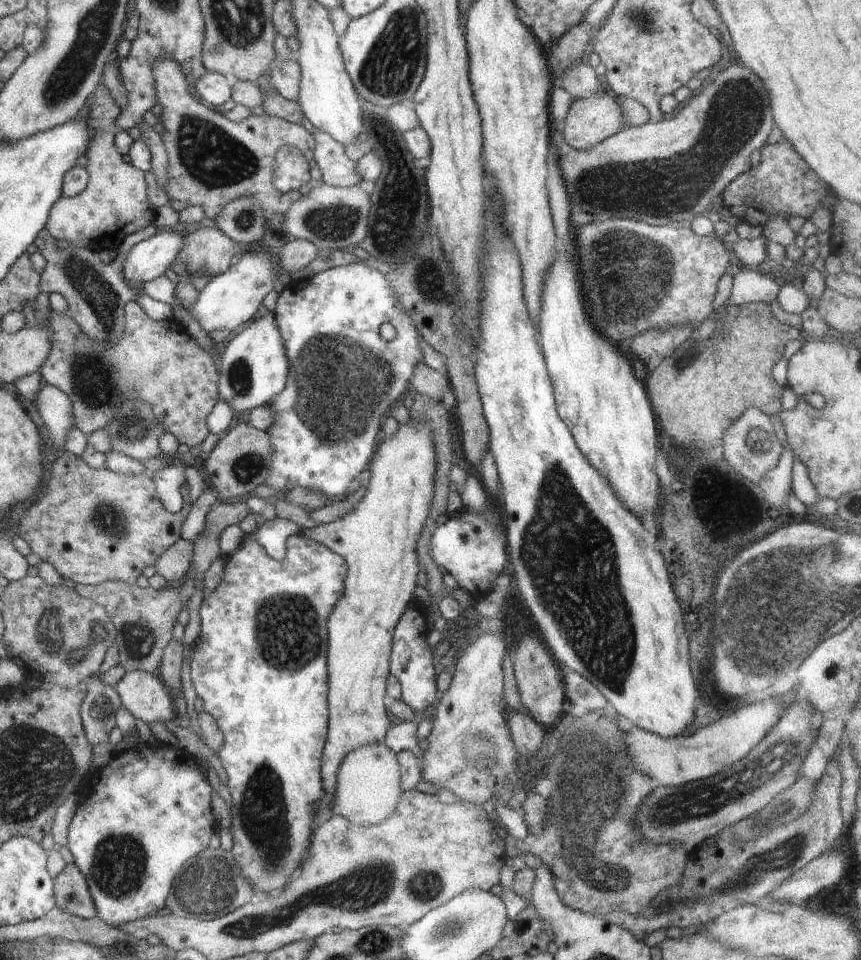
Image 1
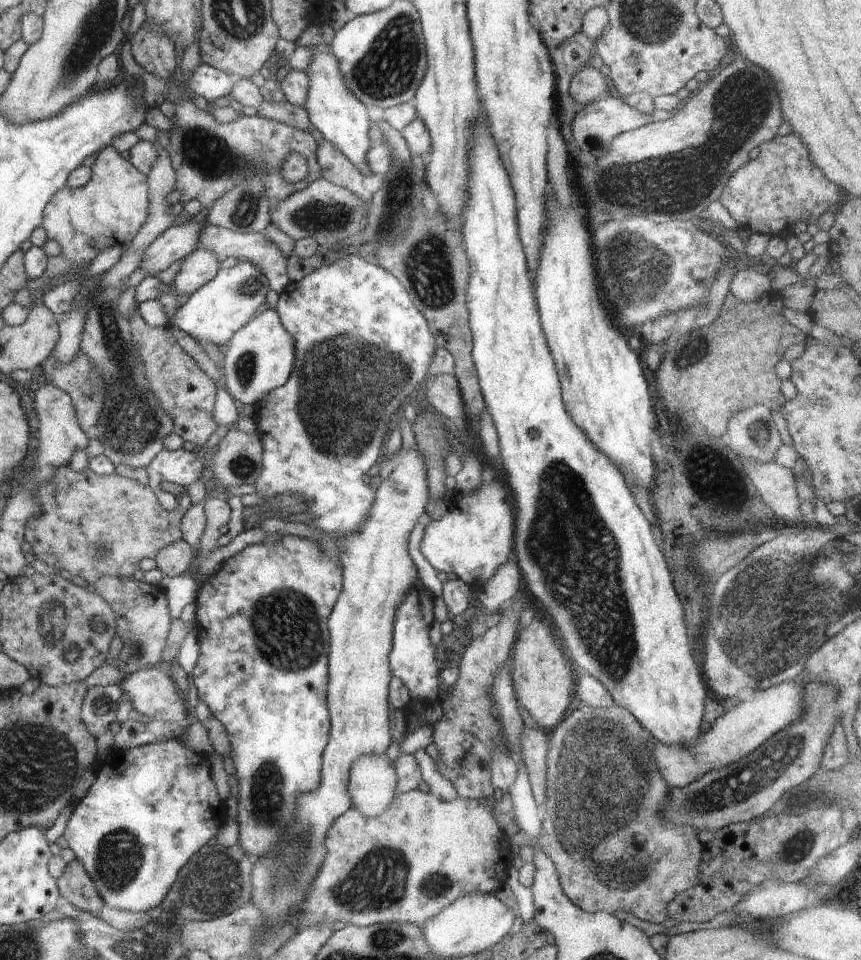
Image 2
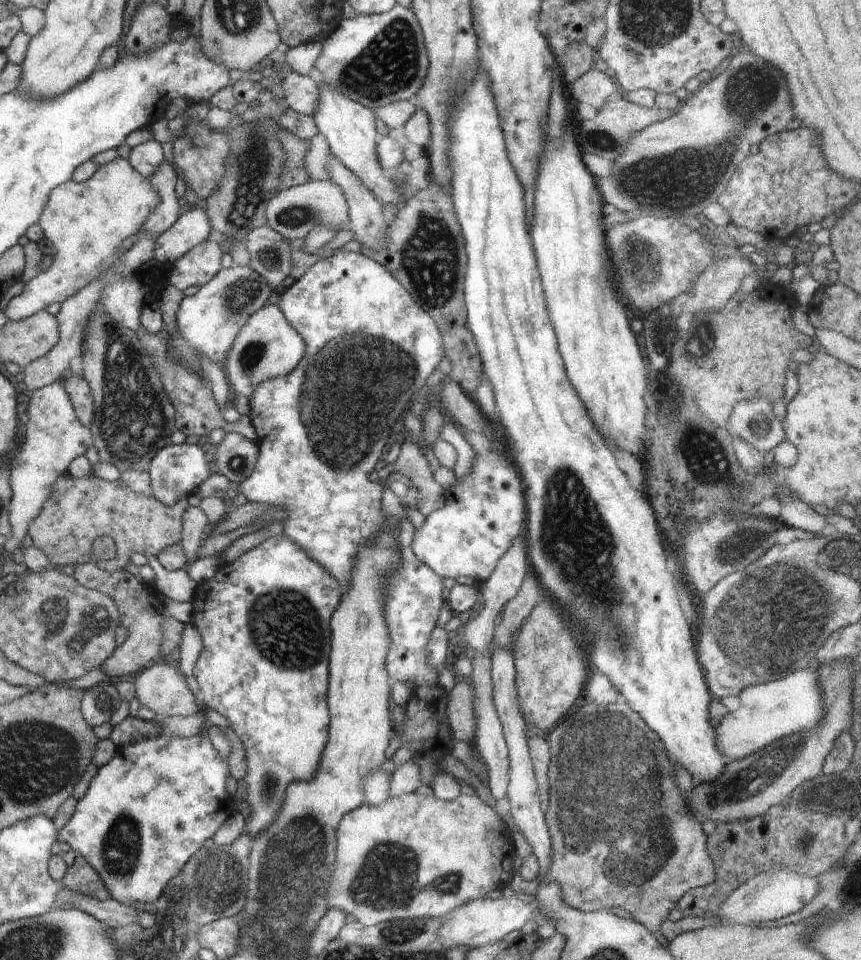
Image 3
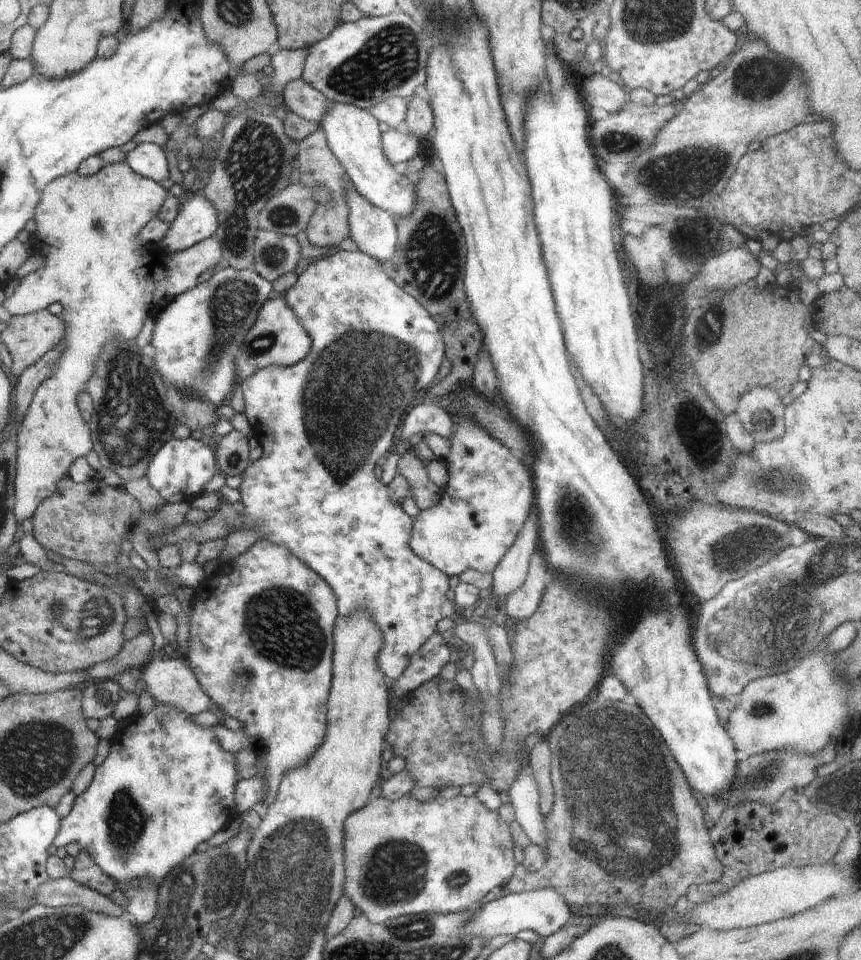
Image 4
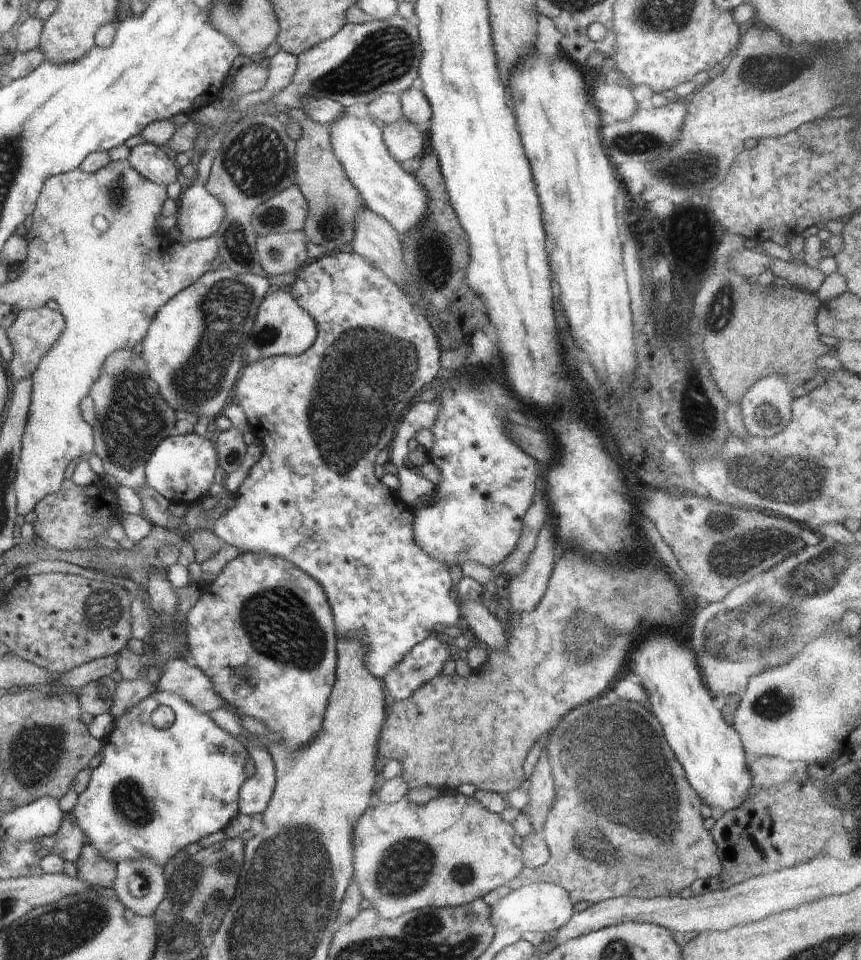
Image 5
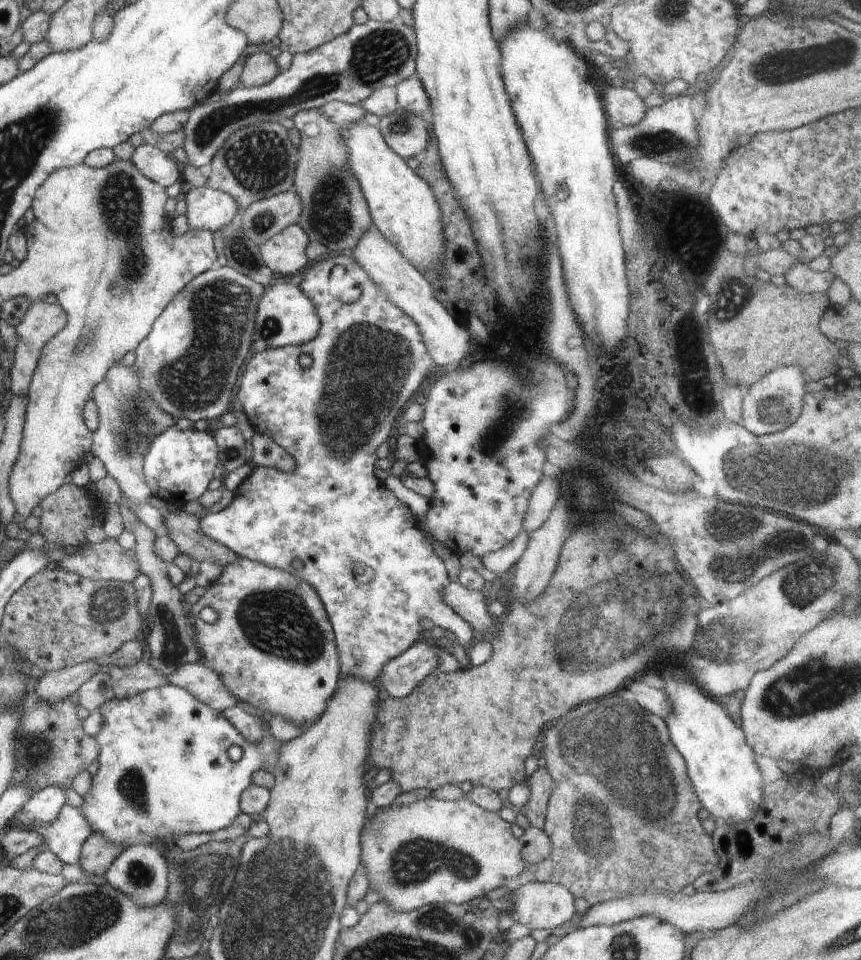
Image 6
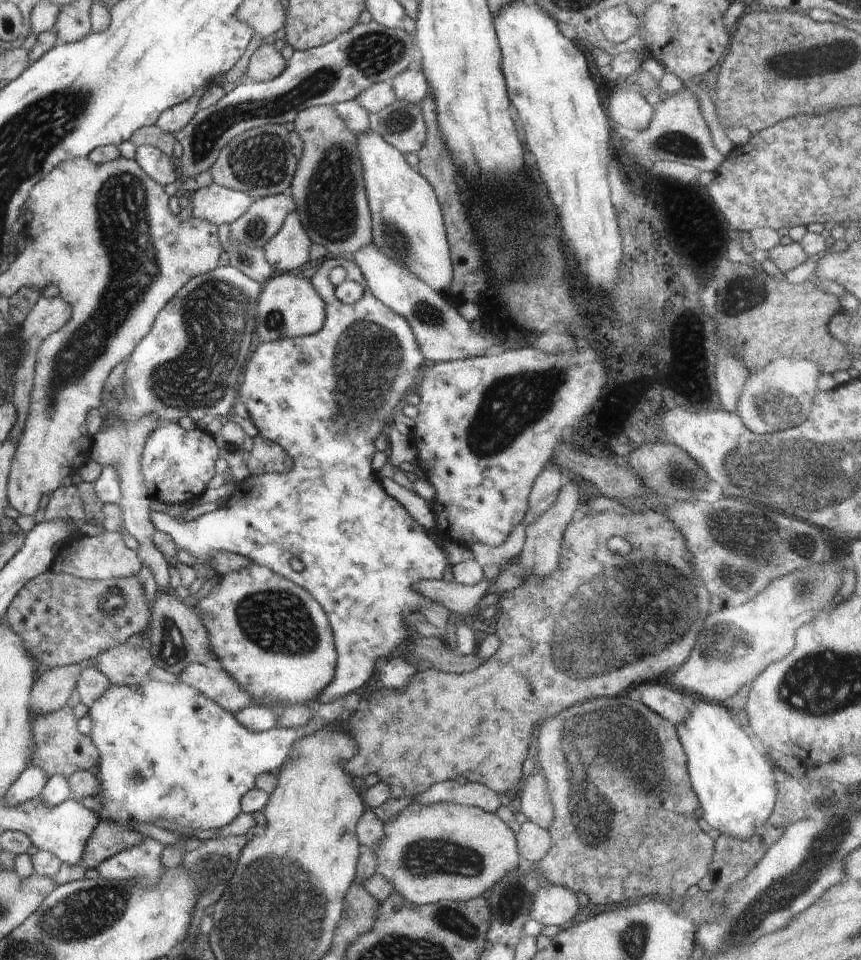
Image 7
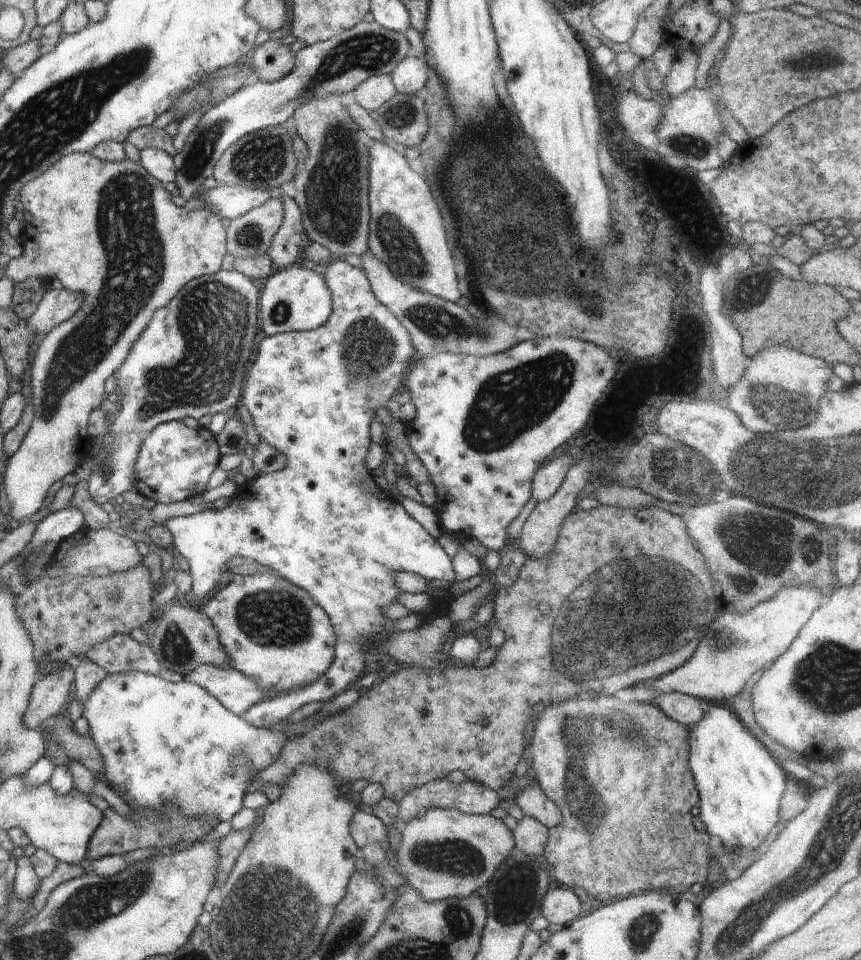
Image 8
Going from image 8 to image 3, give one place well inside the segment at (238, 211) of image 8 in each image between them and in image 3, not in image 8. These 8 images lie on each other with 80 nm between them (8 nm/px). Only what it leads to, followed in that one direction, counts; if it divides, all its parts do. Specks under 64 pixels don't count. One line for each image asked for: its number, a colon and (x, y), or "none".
3: (190, 229)
4: (197, 220)
5: (201, 214)
6: (208, 209)
7: (217, 204)

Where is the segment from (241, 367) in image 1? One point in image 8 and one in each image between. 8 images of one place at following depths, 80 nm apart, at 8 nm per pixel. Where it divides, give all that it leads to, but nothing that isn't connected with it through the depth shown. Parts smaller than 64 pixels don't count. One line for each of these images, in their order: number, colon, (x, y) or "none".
2: (260, 357)
3: (267, 347)
4: (276, 338)
5: (282, 327)
6: (285, 316)
7: (289, 305)
8: (294, 299)

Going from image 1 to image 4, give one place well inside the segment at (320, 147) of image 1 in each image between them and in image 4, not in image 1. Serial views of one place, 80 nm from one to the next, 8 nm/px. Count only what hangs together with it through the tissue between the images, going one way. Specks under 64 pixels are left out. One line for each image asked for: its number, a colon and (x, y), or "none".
2: (335, 167)
3: (367, 221)
4: (373, 229)

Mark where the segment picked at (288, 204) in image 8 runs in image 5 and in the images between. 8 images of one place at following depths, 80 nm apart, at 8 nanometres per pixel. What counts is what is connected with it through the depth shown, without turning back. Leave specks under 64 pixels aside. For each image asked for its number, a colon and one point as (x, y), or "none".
5: (279, 253)
6: (285, 253)
7: (288, 250)

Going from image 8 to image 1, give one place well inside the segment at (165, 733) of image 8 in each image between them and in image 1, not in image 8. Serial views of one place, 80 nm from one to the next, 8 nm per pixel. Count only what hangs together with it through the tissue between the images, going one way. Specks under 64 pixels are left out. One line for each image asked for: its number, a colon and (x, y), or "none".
1: (148, 811)
2: (150, 808)
3: (155, 802)
4: (164, 787)
5: (156, 790)
6: (164, 771)
7: (167, 751)

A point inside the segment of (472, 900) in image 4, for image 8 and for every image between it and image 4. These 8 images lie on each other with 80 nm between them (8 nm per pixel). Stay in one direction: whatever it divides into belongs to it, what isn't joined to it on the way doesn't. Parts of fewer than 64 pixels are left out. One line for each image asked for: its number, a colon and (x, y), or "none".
5: (451, 850)
6: (431, 851)
7: (431, 852)
8: (443, 854)

